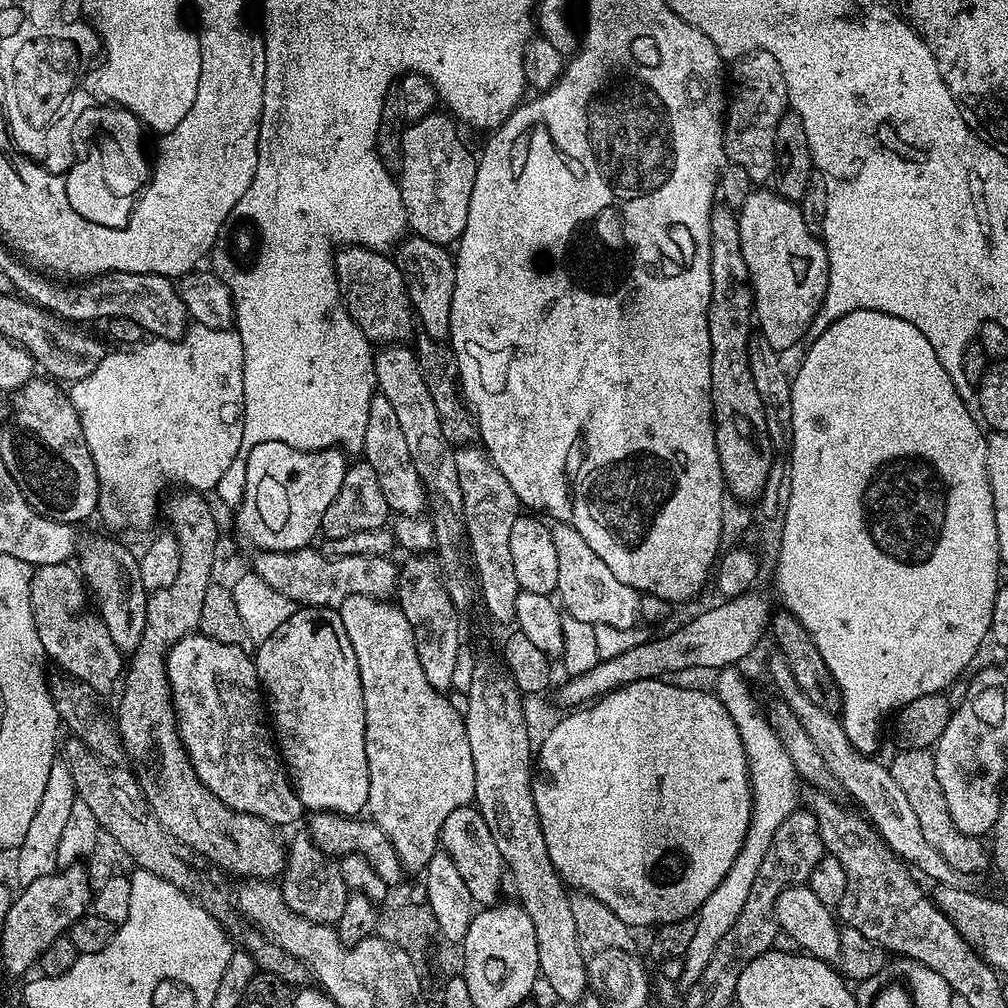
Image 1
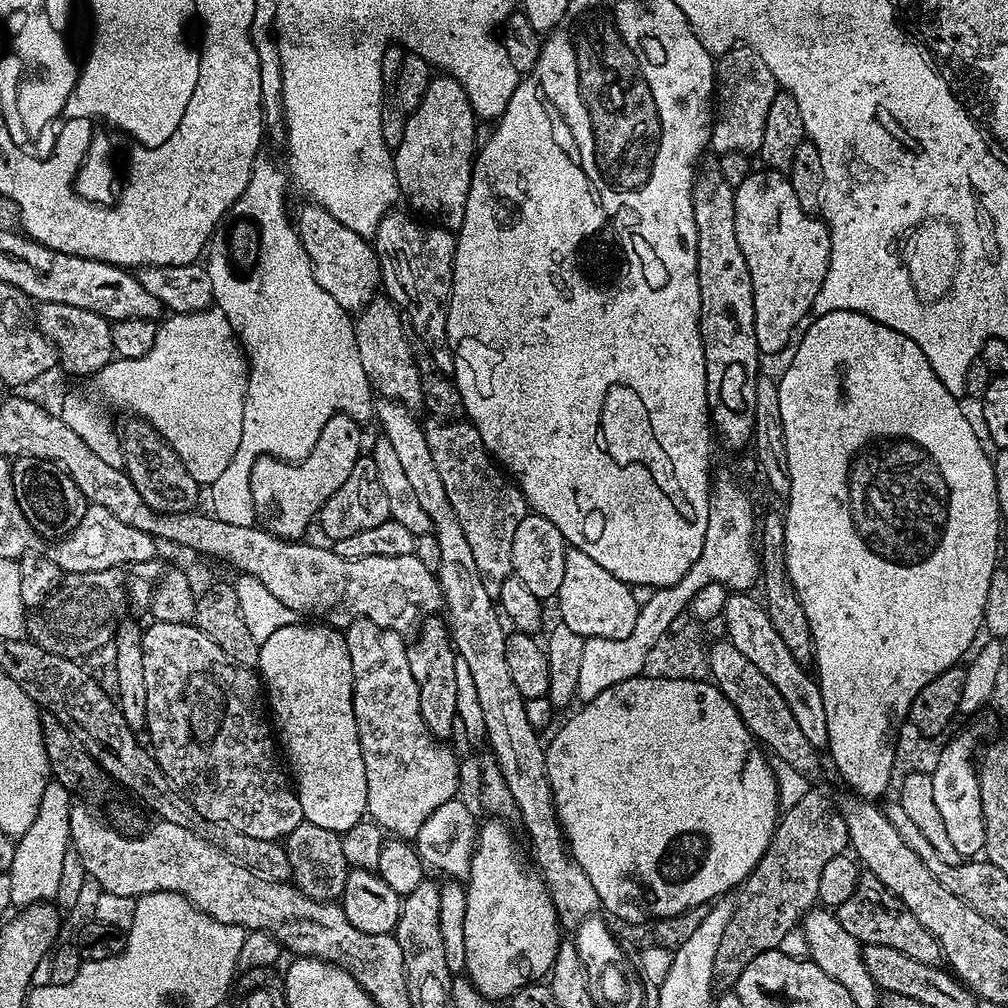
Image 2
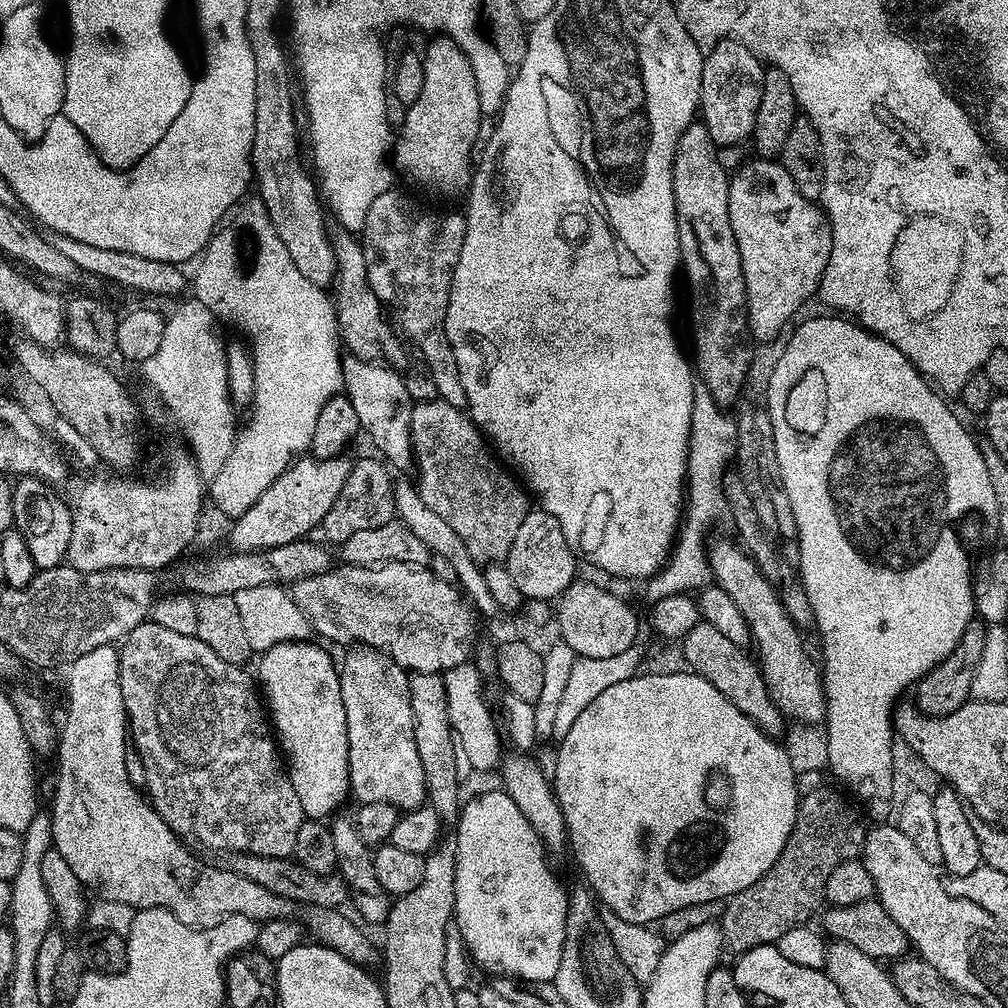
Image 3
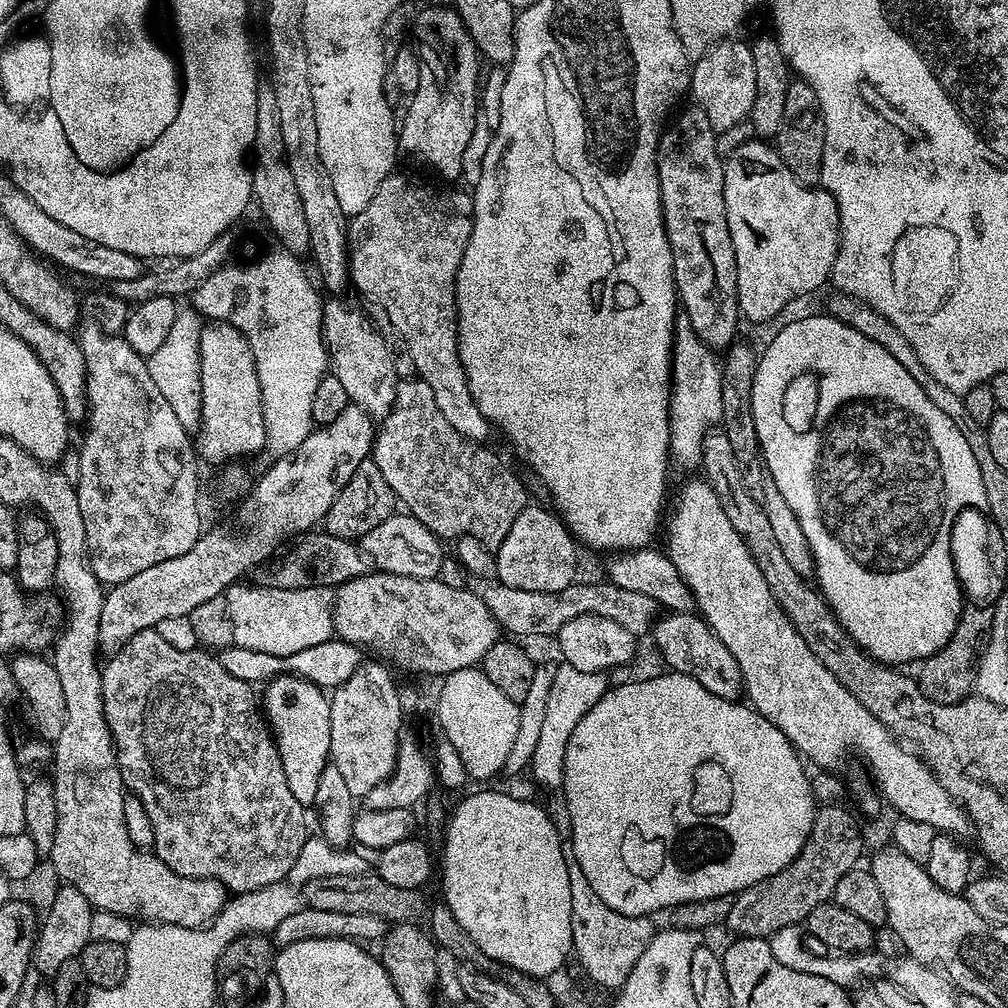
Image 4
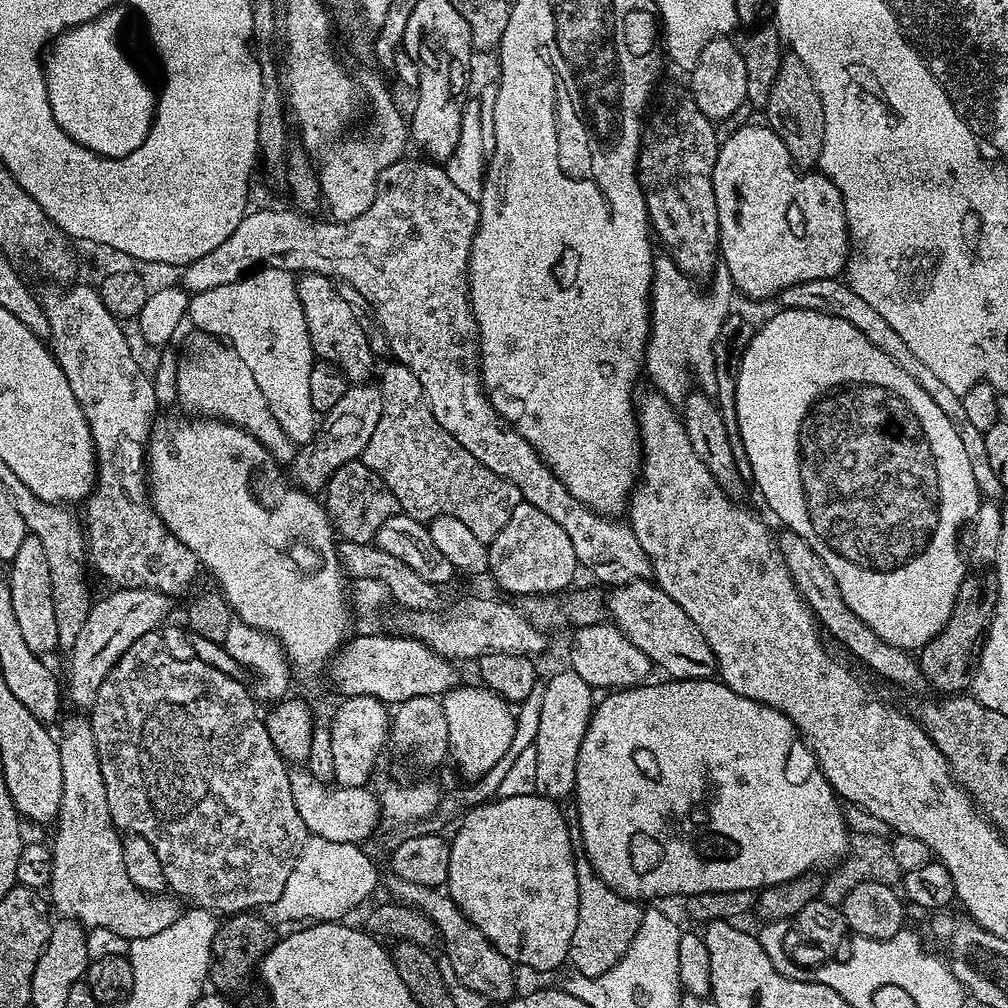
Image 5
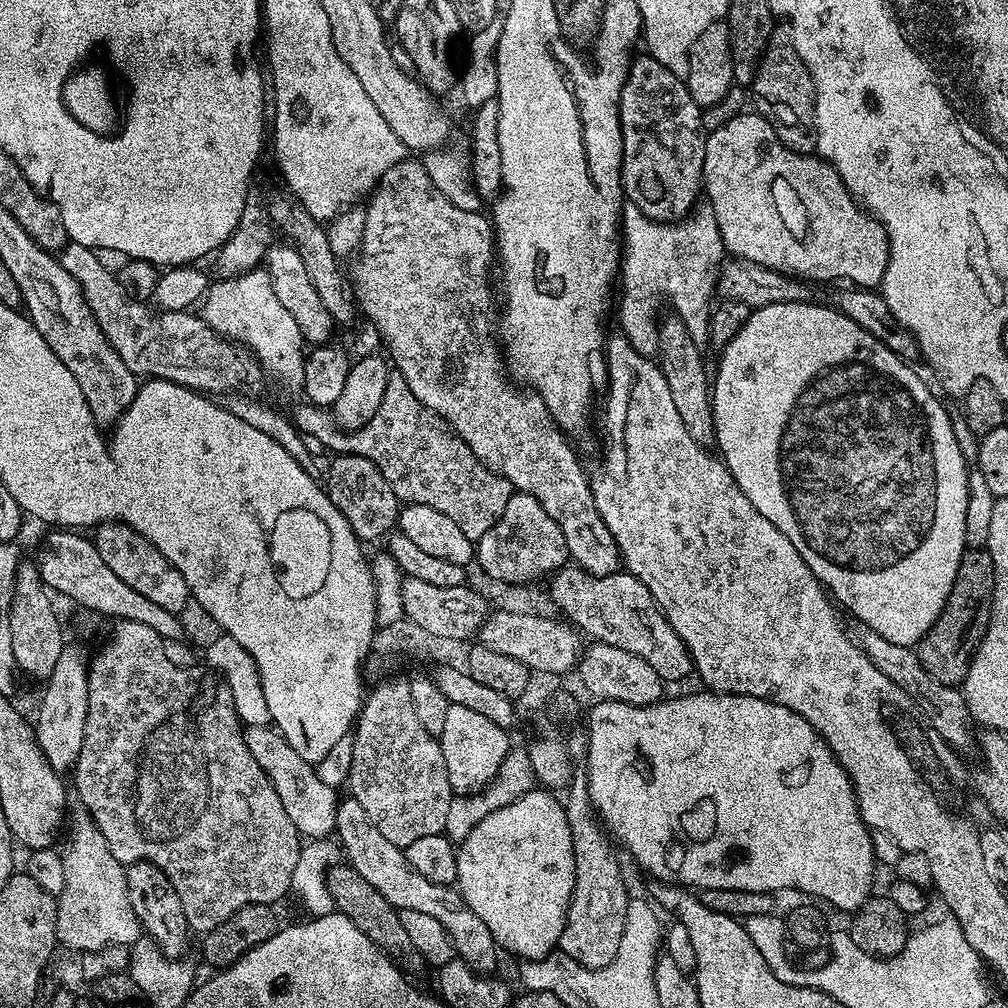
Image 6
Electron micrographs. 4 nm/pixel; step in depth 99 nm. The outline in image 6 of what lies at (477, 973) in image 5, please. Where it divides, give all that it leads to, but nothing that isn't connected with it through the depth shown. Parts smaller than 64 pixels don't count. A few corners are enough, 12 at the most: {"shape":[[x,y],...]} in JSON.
{"shape":[[357,800],[336,805],[352,865],[398,910],[442,922],[469,968],[492,974],[496,939],[460,889],[422,878]]}

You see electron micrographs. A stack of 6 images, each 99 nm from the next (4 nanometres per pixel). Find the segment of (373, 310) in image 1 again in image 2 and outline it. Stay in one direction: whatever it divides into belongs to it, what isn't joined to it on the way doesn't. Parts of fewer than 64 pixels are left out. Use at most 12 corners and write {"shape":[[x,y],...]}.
{"shape":[[308,202],[294,227],[318,286],[350,314],[377,295],[365,237]]}

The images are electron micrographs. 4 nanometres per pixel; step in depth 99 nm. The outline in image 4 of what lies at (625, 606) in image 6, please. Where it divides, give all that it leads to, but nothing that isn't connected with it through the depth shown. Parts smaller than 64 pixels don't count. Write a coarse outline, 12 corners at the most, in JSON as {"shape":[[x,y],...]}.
{"shape":[[699,615],[654,624],[667,667],[710,694],[739,701],[742,670]]}

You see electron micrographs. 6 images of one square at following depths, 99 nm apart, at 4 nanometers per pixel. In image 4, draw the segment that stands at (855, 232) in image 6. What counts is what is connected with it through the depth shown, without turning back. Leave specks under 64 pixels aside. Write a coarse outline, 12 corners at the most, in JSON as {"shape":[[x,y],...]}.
{"shape":[[771,143],[726,156],[740,314],[829,283],[836,199]]}

